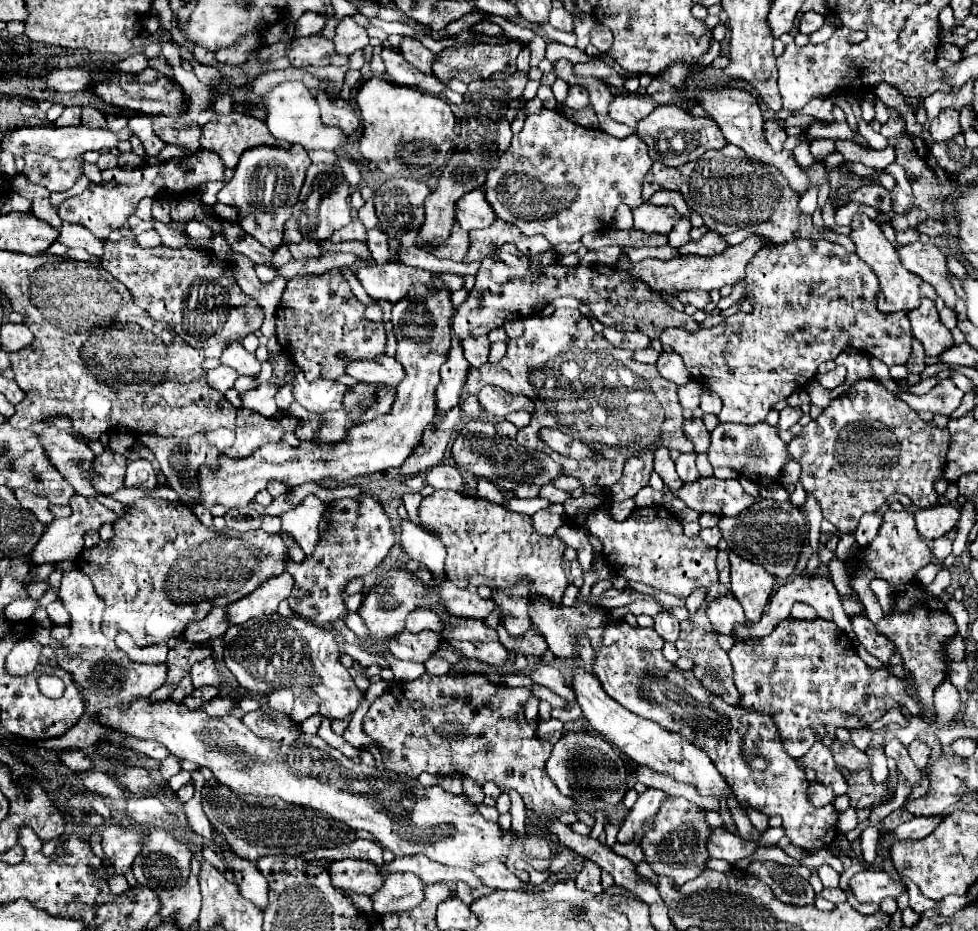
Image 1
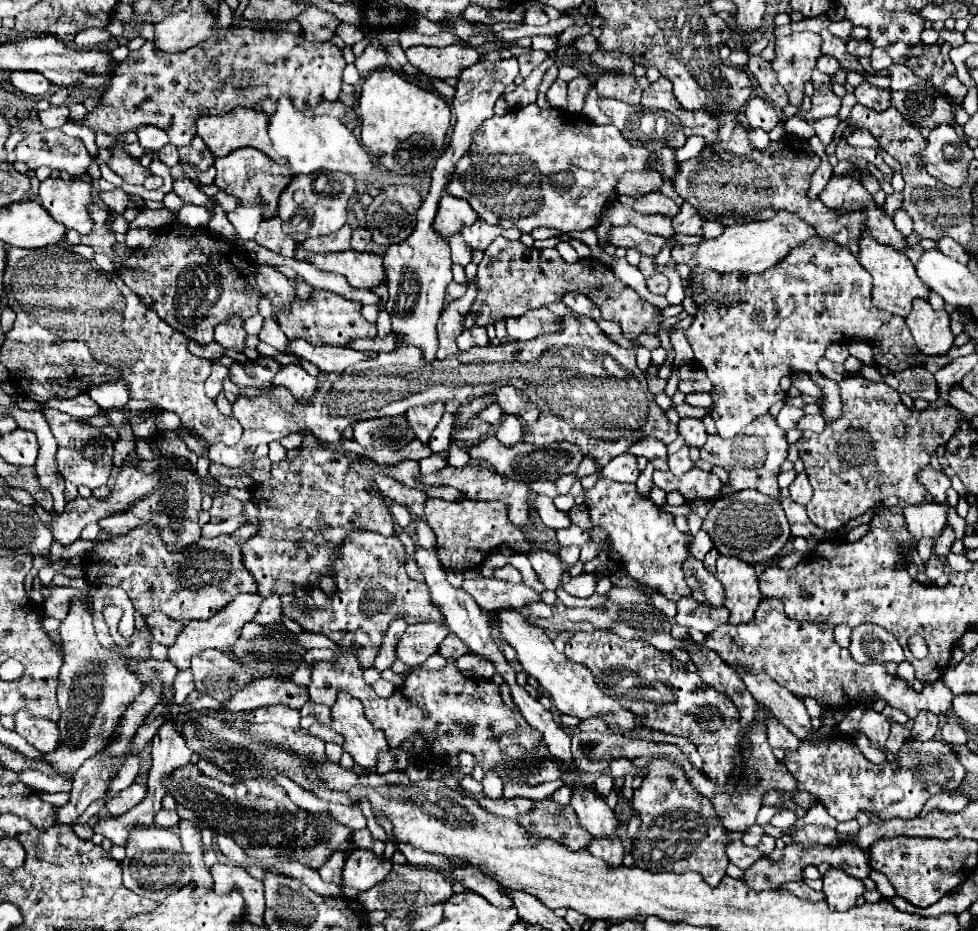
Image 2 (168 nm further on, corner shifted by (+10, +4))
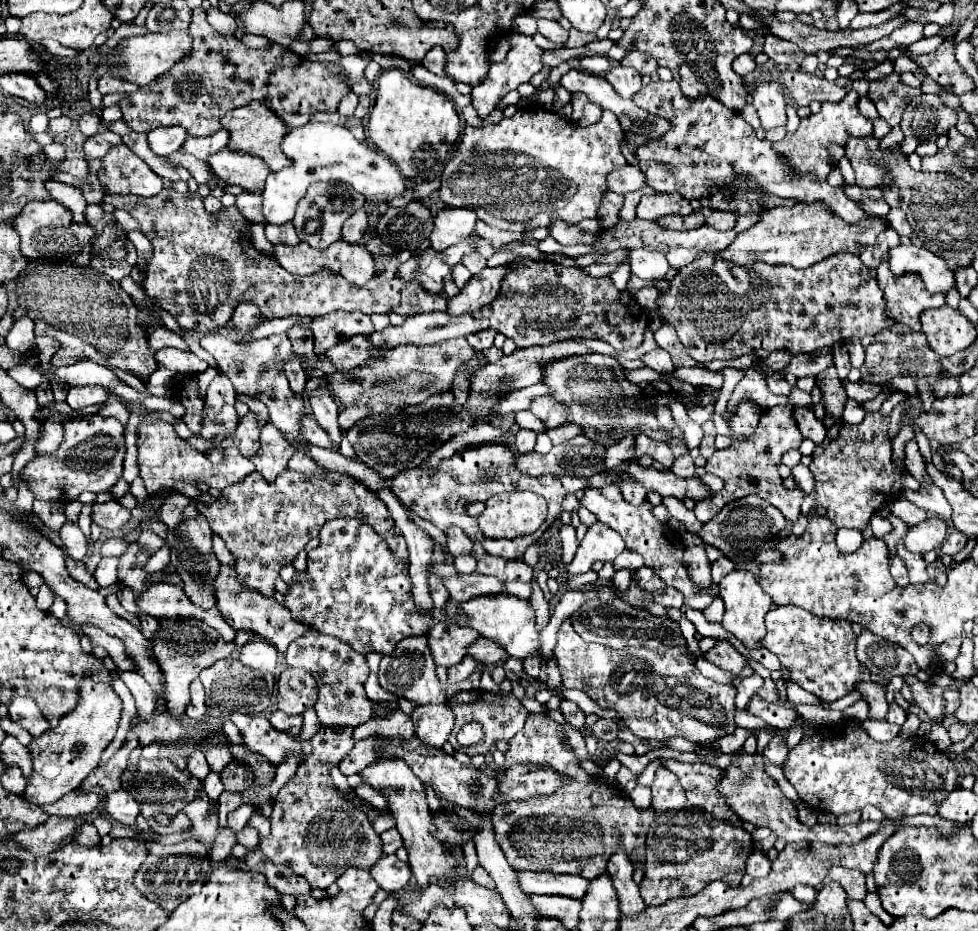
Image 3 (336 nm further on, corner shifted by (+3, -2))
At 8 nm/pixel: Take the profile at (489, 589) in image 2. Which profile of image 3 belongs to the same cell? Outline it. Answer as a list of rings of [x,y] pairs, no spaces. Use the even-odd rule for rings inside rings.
[[[481,573],[443,577],[443,583],[445,583],[447,591],[451,593],[451,599],[457,603],[473,599],[477,595],[503,593],[503,583],[499,583],[499,579],[491,579],[491,577],[481,575]]]

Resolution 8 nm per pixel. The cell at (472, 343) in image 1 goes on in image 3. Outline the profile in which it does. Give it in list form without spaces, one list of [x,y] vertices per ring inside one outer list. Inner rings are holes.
[[[479,331],[479,333],[471,335],[467,341],[475,351],[483,351],[493,345],[493,337],[495,337],[495,331]]]

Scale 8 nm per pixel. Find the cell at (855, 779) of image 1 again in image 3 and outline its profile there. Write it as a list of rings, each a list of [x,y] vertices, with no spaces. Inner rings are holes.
[[[855,721],[823,725],[813,735],[803,737],[799,745],[789,751],[783,773],[785,779],[797,789],[801,801],[813,807],[815,811],[841,815],[863,809],[865,805],[875,805],[885,813],[887,819],[921,813],[937,815],[937,807],[941,805],[941,801],[959,785],[955,763],[947,755],[943,755],[937,747],[933,747],[927,739],[895,737],[893,741],[879,743],[869,737],[869,733],[861,727],[861,723]]]

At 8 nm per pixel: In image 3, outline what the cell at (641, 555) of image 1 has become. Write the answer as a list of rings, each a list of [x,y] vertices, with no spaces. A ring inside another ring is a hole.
[[[607,485],[603,489],[585,489],[585,495],[581,499],[581,505],[585,509],[589,509],[591,513],[595,513],[601,523],[605,523],[611,529],[615,529],[623,537],[627,549],[641,553],[643,559],[645,559],[645,565],[647,567],[653,567],[667,585],[673,585],[675,589],[679,589],[685,595],[685,605],[687,607],[693,607],[693,609],[703,611],[719,595],[717,587],[713,587],[713,589],[711,587],[709,589],[701,589],[701,587],[695,587],[695,583],[691,583],[691,579],[689,579],[689,575],[687,575],[687,571],[685,571],[685,567],[681,563],[683,543],[681,543],[679,535],[667,523],[659,523],[651,515],[653,505],[649,501],[645,501],[645,503],[637,505],[637,507],[635,505],[629,505],[629,503],[625,503],[621,499],[619,487]]]

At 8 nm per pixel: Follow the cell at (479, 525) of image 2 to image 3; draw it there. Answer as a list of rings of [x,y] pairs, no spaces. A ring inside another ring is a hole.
[[[499,493],[487,501],[483,515],[479,515],[479,529],[493,539],[511,539],[509,535],[538,529],[546,515],[547,501],[537,493]]]

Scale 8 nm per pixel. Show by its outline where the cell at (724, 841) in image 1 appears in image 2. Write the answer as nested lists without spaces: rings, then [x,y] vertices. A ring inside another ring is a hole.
[[[730,841],[728,845],[726,845],[726,855],[728,855],[728,861],[730,863],[734,863],[736,867],[740,867],[740,869],[748,869],[754,861],[758,861],[760,857],[762,857],[762,853],[758,851],[758,849],[754,849],[754,847],[748,847],[748,845],[744,845],[742,841]]]

